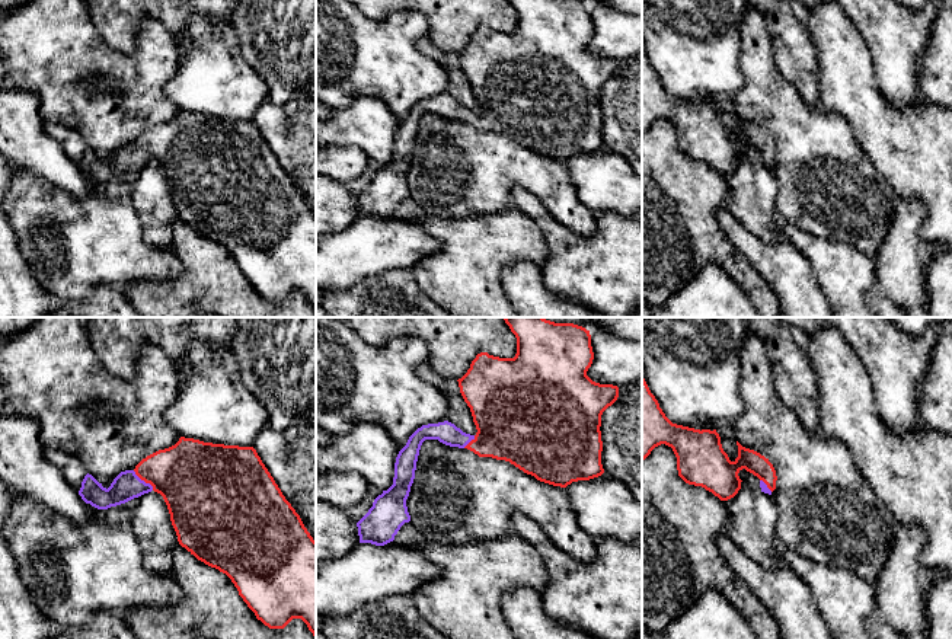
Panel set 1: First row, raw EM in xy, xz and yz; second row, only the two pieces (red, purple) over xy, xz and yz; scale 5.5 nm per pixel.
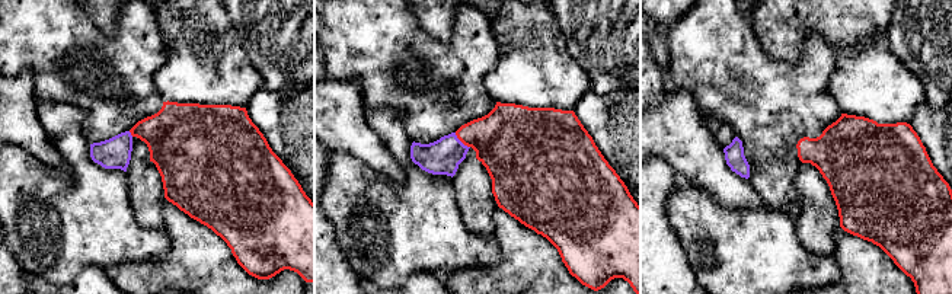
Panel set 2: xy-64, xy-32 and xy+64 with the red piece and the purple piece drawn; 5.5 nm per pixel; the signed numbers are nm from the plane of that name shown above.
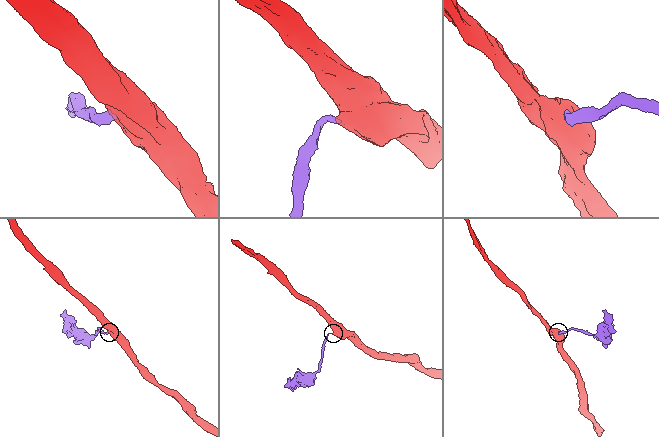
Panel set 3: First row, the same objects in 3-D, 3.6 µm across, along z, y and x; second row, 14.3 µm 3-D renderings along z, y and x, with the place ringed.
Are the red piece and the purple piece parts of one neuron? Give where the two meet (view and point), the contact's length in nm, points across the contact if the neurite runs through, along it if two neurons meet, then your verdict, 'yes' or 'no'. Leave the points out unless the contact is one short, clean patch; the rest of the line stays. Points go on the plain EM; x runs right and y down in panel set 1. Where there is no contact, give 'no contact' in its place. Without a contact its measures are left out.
meets red in xy at (144, 155); contact 160 nm long; runs through xy (189, 150), (144, 155), (127, 159); yes

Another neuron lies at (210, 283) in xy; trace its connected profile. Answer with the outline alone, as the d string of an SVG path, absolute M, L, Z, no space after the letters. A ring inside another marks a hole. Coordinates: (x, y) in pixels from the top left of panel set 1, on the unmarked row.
M181 218L172 227L172 249L182 263L182 272L173 279L143 279L124 290L125 298L143 317L316 317L301 293L293 293L284 303L269 303L256 293L226 247L198 234Z

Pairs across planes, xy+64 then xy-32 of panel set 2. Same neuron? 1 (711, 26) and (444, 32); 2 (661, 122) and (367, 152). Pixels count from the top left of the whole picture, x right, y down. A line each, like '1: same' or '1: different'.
1: different
2: same

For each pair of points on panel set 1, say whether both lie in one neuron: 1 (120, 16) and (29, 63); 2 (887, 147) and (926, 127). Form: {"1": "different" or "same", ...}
{"1": "different", "2": "same"}

